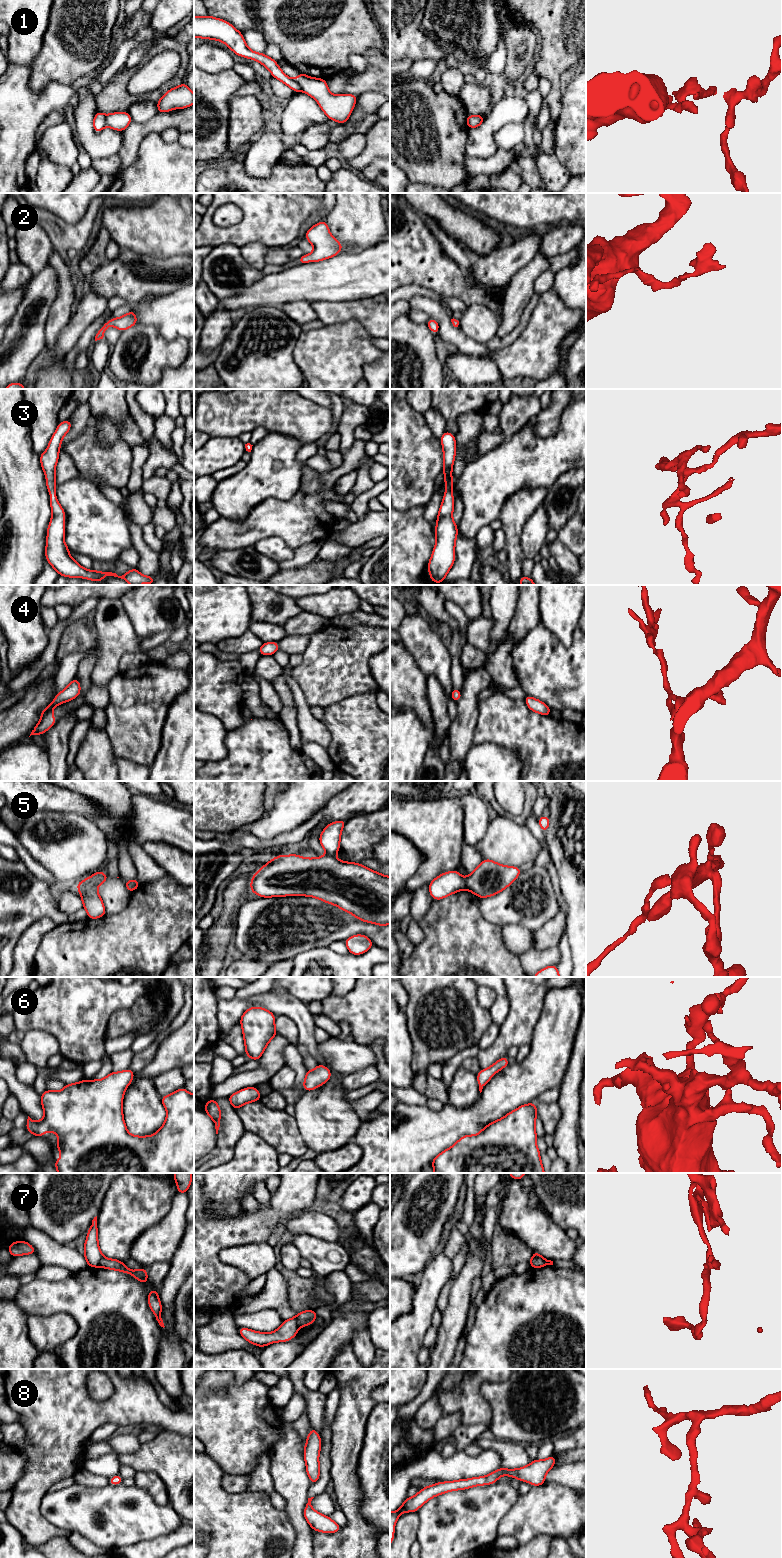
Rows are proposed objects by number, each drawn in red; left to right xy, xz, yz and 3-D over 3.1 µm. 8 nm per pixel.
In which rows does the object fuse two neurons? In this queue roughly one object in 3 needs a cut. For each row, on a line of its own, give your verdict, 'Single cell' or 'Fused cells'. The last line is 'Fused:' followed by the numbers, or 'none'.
1: Fused cells
2: Single cell
3: Single cell
4: Single cell
5: Fused cells
6: Single cell
7: Fused cells
8: Single cell
Fused: 1, 5, 7

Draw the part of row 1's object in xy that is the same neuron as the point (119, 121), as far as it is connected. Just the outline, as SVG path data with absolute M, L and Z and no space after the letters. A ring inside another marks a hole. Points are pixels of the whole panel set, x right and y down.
M114 112L106 115L105 124L107 127L117 131L124 131L132 122L132 118L128 112Z

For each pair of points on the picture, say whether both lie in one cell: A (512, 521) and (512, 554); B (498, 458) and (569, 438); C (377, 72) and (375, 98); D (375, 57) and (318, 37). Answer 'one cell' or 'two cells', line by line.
A: one cell
B: one cell
C: two cells
D: two cells

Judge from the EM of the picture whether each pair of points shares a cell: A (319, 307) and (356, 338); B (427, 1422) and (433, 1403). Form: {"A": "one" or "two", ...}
{"A": "two", "B": "one"}

